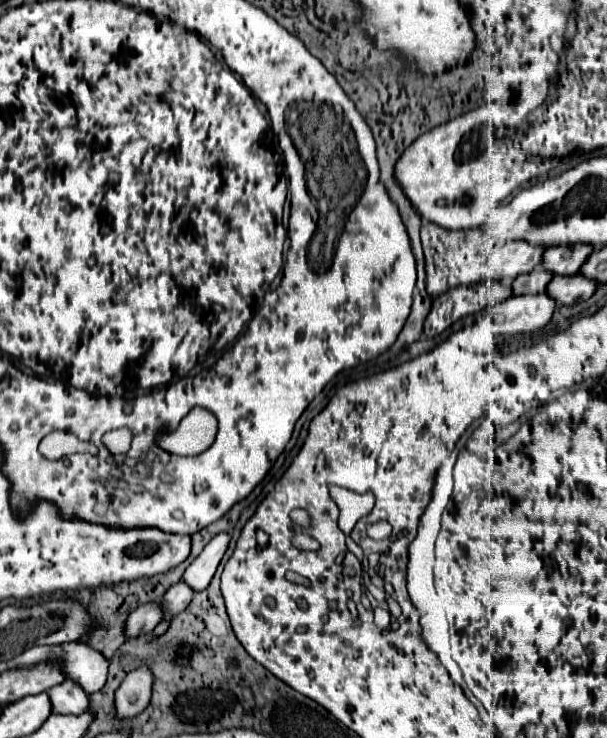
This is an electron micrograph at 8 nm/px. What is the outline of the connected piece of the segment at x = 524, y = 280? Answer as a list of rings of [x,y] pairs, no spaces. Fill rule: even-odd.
[[[544,267],[532,269],[530,273],[526,273],[526,275],[522,275],[522,277],[516,277],[516,279],[514,279],[512,291],[514,291],[514,295],[544,293],[552,277],[554,277],[554,275],[552,275],[548,269],[544,269]]]

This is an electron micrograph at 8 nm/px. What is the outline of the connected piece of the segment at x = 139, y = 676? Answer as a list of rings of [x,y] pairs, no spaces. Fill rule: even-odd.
[[[140,665],[138,669],[130,671],[116,691],[116,715],[122,717],[138,715],[150,703],[152,683],[154,675],[148,665]]]

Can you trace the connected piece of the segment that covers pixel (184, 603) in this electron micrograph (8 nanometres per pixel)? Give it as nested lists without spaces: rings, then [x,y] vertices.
[[[184,581],[172,585],[172,587],[166,591],[166,595],[162,597],[162,607],[168,609],[168,611],[166,611],[166,621],[170,621],[176,613],[184,611],[184,609],[190,605],[192,597],[194,597],[194,589],[192,589],[190,585],[186,585]]]

